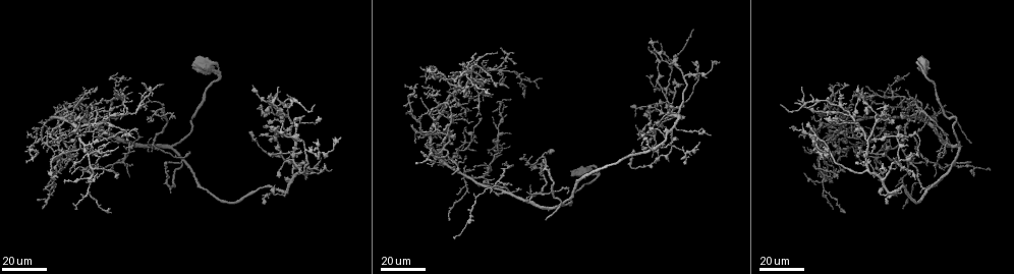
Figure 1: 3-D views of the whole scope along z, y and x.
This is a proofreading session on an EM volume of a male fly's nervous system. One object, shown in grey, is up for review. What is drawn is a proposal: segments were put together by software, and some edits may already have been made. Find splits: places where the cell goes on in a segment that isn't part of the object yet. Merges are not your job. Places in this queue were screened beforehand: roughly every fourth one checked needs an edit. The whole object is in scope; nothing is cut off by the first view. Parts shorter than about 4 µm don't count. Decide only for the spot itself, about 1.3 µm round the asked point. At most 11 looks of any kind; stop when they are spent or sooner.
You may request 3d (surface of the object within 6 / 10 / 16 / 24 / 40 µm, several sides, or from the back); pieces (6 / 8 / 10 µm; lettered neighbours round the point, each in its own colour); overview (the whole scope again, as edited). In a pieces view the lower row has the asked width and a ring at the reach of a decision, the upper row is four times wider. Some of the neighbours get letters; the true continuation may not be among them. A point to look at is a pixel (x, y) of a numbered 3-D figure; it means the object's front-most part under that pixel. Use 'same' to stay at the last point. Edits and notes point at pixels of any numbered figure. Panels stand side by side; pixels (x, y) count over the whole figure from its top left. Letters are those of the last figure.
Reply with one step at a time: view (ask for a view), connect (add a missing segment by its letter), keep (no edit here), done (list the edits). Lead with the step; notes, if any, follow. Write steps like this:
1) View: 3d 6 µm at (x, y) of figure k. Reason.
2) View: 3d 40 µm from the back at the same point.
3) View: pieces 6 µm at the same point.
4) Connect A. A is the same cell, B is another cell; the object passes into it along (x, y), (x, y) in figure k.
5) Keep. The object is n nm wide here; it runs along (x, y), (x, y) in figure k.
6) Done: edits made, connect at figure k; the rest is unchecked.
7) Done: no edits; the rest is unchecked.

View: 3d 24 µm at (101, 100) of figure 1. Free end.

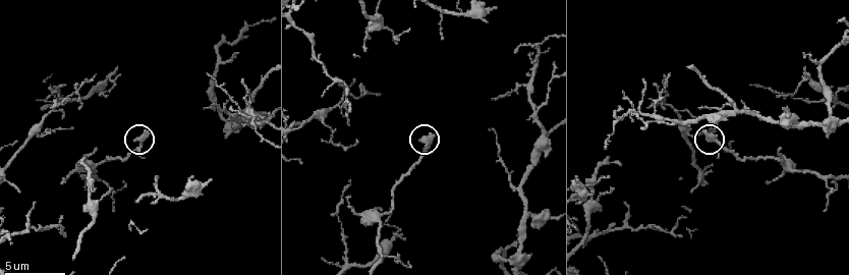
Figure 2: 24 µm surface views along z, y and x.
View: pieces 8 µm at (706, 133) of figure 2.

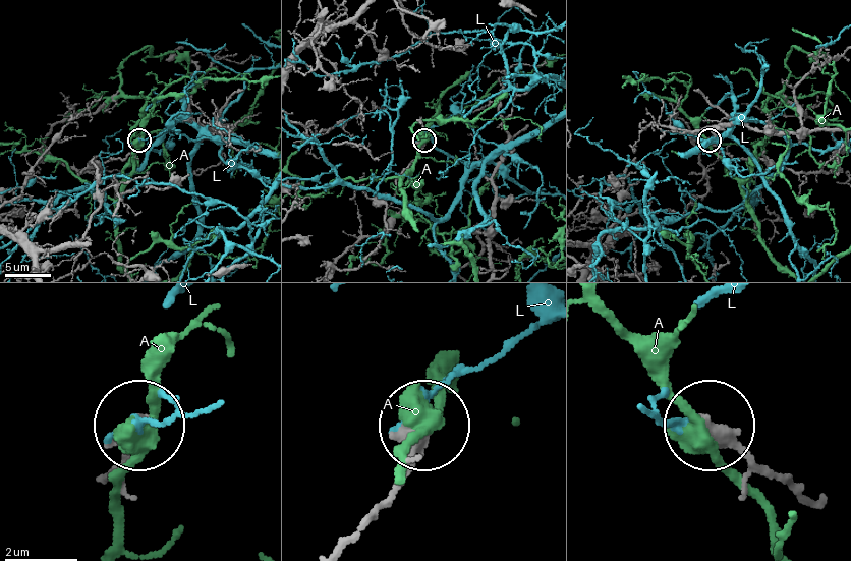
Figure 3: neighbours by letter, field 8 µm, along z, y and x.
Keep. The object is 330 nm wide here; A and L are other cells; none of them fits.

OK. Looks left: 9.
View: 3d 24 µm at (452, 167) of figure 1. An open end.

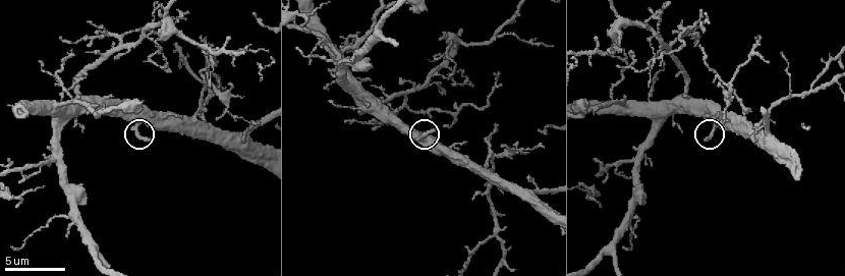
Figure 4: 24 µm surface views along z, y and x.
View: pieces 6 µm at (435, 129) of figure 4. See the neighbours.

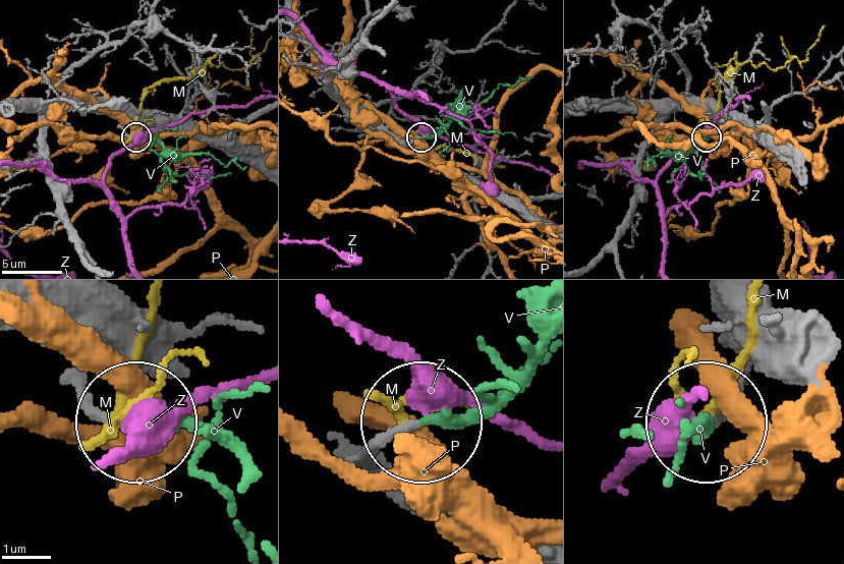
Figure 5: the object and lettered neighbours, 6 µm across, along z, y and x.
Connect V. The object is 190 nm wide here; V is the same cell, M, P and Z are other cells; it goes on there.

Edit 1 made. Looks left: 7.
View: overview.

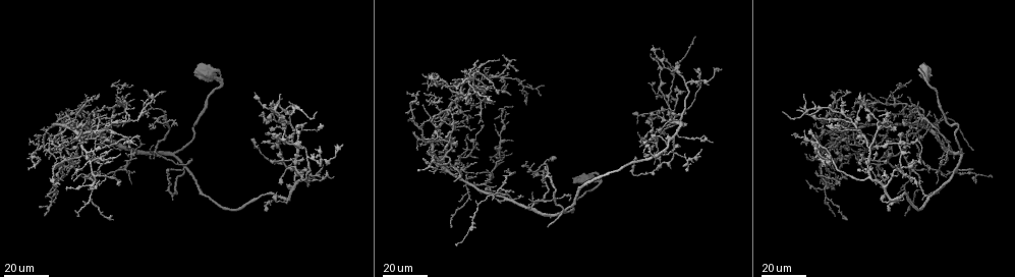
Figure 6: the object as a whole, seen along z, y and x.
View: 3d 40 µm at (119, 127) of figure 6. Tapers out.

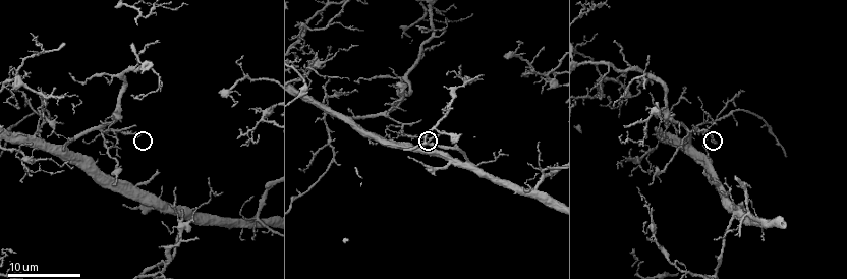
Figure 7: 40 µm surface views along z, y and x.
View: pieces 10 µm at (712, 131) of figure 7.

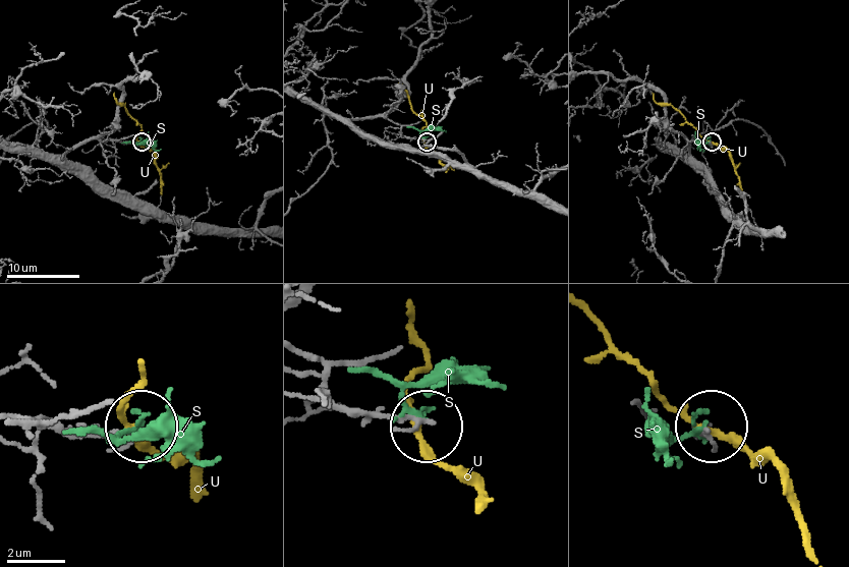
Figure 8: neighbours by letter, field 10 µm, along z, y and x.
Keep. S and U are other cells; no lettered segment goes on from it.

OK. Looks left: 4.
View: 3d 40 µm at (922, 123) of figure 6. Tapers out.

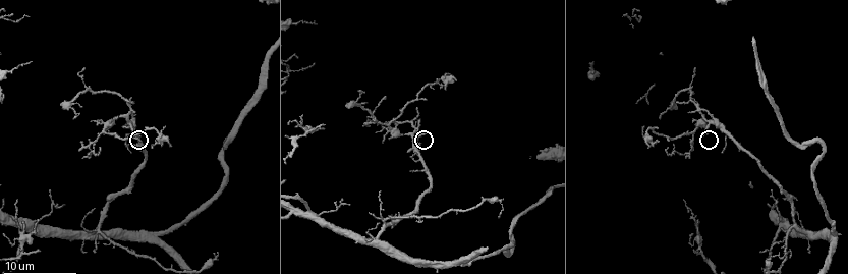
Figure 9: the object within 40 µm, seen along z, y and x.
View: pieces 6 µm at (702, 136) of figure 9.

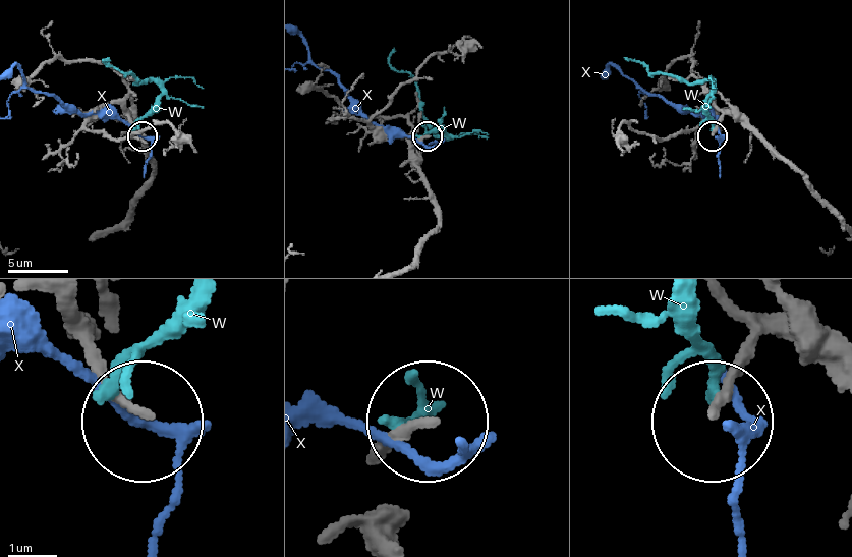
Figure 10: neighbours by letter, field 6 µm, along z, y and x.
Keep. W and X are other cells; it runs along (412, 261), (439, 219), (437, 201), (414, 149), (426, 137) in figure 10; none of them fits.

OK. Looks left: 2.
View: 3d 40 µm at (550, 177) of figure 6. Free end.

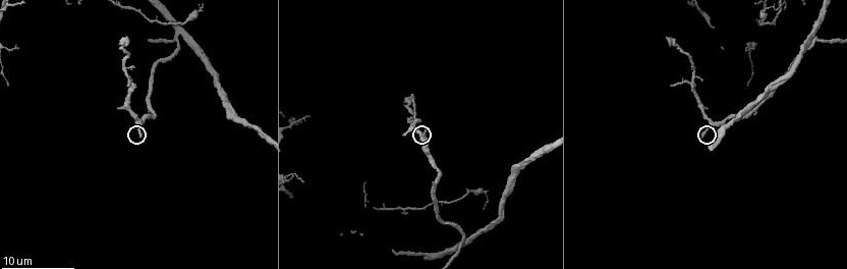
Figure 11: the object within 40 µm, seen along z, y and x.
View: pieces 8 µm at (702, 135) of figure 11.

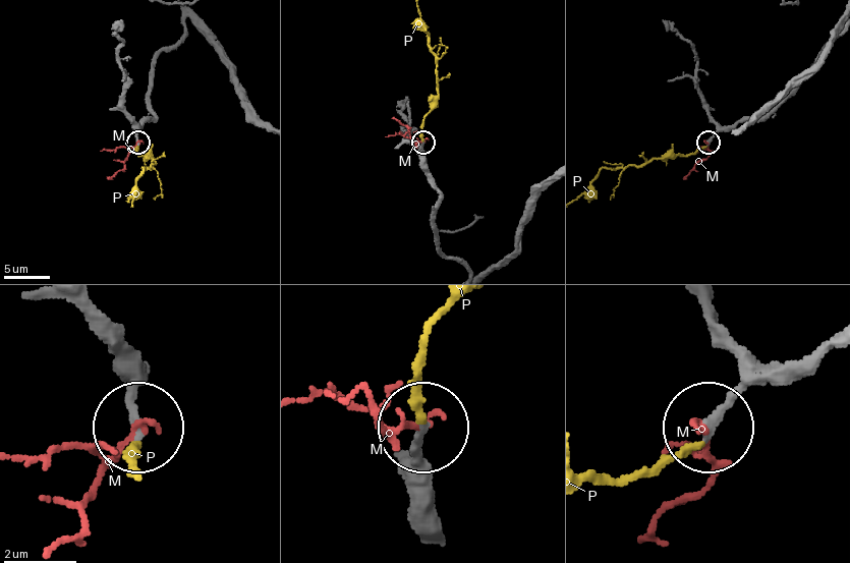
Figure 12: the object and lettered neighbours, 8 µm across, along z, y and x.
Connect P. The object is 210 nm wide here; P is the same cell, M is another cell; the object passes into it along (790, 361), (756, 377), (674, 456), (583, 477) in figure 12; the cell continues.

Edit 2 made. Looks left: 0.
Done: edits made, connect at figure 5, connect at figure 12; the rest is unchecked.

